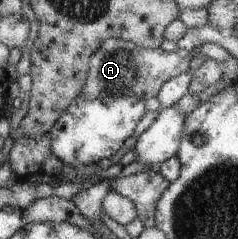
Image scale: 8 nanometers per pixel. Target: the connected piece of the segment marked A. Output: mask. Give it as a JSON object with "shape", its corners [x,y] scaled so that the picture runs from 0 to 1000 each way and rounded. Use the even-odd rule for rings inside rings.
{"shape":[[[458,159],[378,238],[366,339],[336,397],[366,414],[437,410],[471,397],[504,410],[513,397],[563,397],[584,414],[622,418],[660,402],[689,343],[782,305],[794,293],[811,218],[773,205],[689,213],[664,205],[609,205],[513,163]]]}

